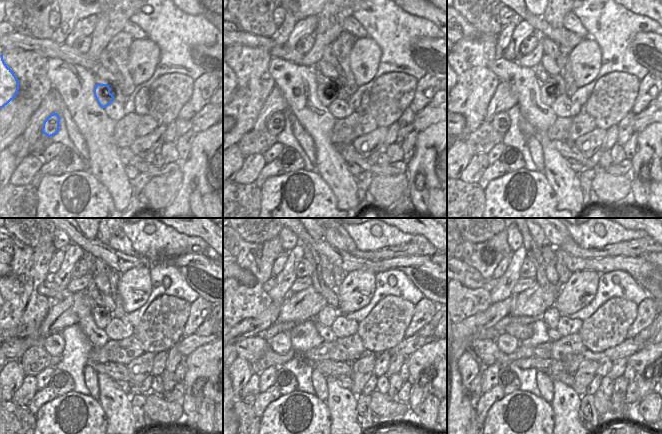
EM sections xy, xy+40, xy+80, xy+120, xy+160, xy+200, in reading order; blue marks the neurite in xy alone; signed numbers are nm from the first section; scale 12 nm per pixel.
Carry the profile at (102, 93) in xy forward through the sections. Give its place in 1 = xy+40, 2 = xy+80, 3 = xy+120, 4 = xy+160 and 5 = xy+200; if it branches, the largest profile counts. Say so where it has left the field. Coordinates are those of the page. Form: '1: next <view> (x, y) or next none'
1: next xy+40 (326, 95)
2: next xy+80 (549, 92)
3: next xy+120 (102, 316)
4: next xy+160 (327, 315)
5: next xy+200 (551, 316)

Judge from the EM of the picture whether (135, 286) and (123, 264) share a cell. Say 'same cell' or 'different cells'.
different cells

